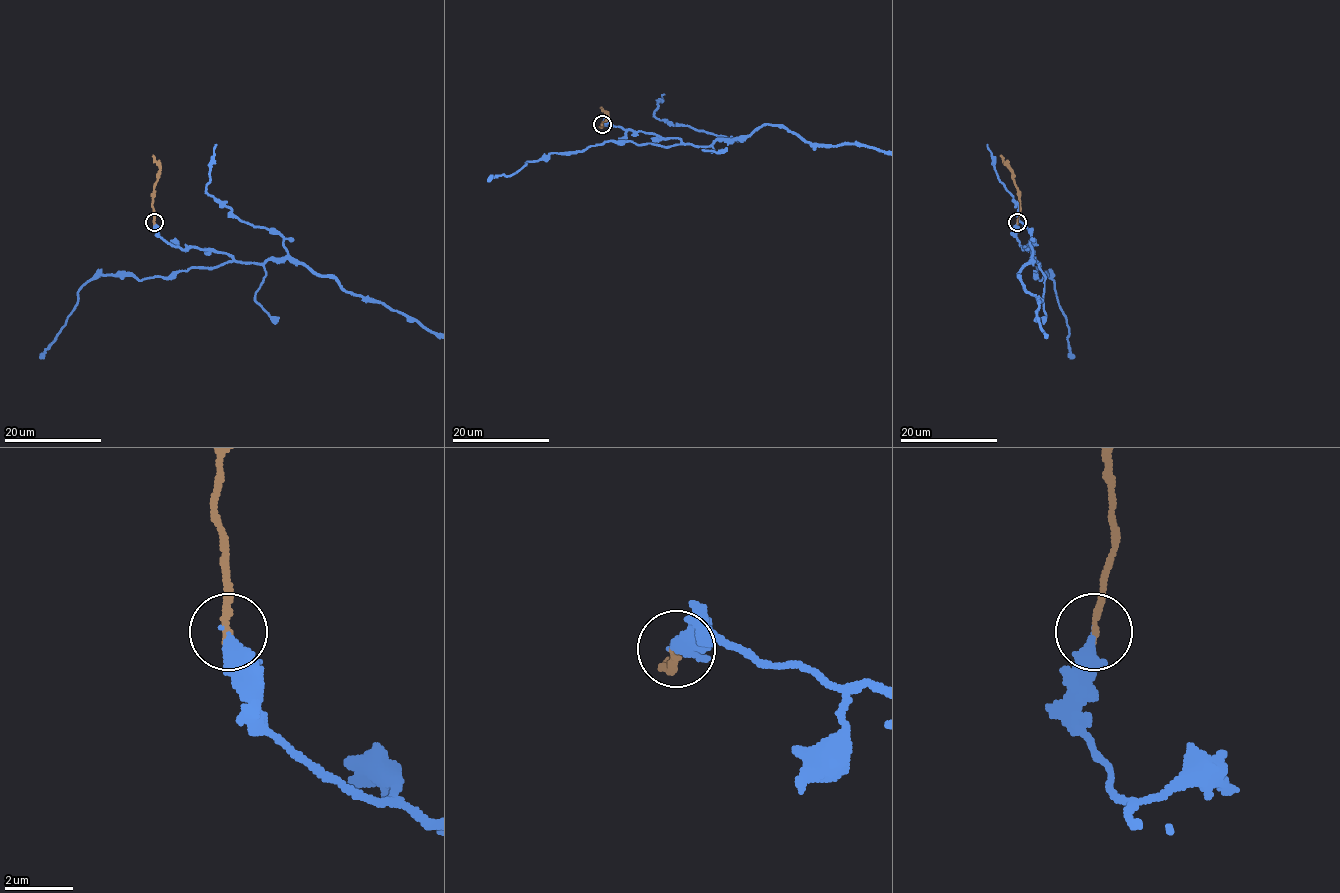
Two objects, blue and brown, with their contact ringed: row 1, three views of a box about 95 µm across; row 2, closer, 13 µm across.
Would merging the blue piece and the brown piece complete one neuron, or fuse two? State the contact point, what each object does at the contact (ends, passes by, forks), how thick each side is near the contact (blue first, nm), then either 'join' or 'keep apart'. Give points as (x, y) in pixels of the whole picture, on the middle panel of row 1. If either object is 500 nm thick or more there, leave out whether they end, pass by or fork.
place (602, 124); blue passes by; brown ends; calibres 280 and 200 nm; join

